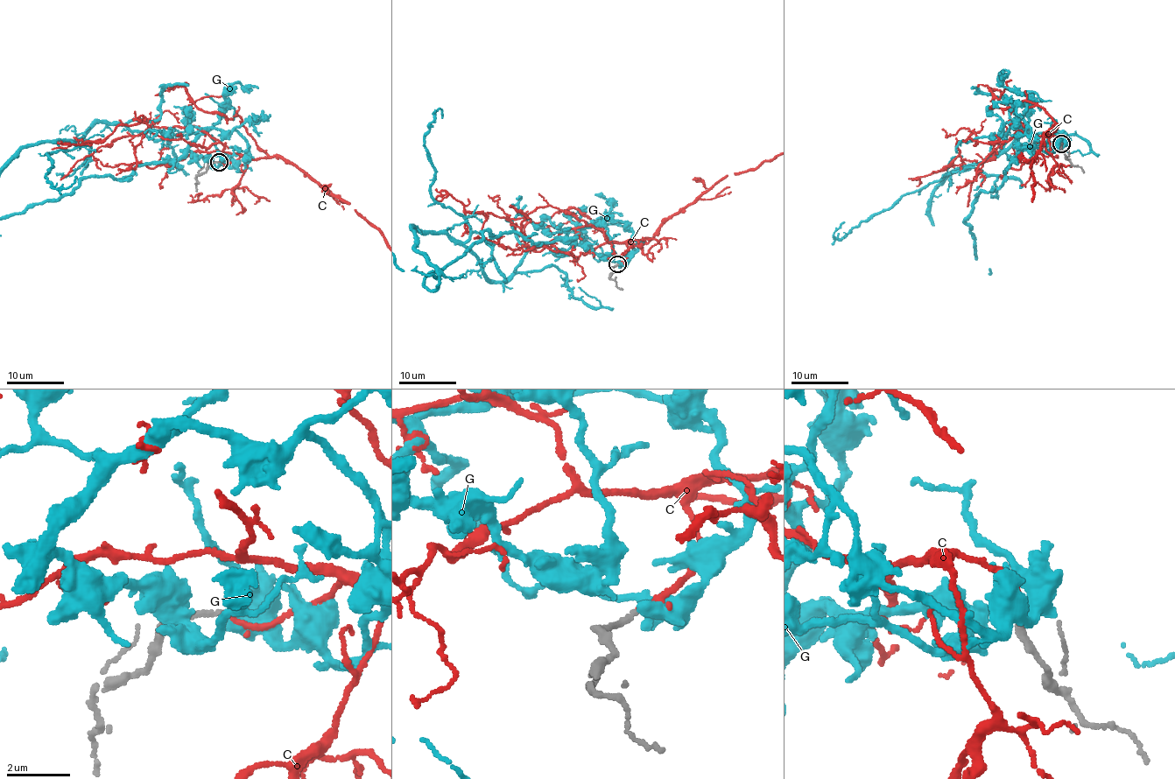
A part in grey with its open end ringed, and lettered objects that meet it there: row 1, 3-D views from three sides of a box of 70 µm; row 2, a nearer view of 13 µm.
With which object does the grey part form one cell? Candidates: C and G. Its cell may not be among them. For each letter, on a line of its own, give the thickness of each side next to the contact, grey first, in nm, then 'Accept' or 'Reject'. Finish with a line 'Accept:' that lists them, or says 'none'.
C: Thickness 150 nm (grey) against 110 nm. Accept
G: Thickness 150 nm (grey) against 320 nm. Reject
Accept: C

